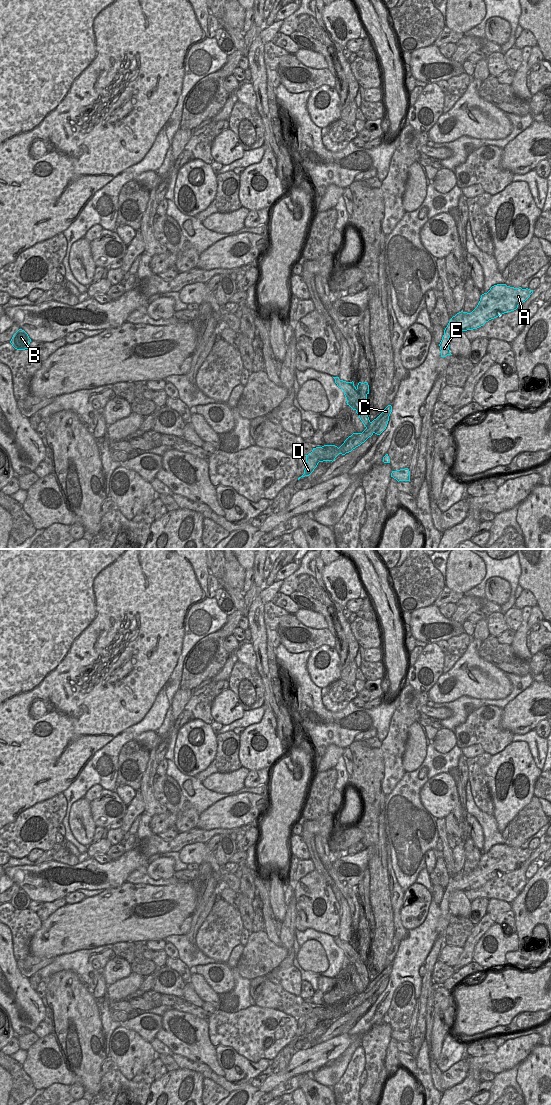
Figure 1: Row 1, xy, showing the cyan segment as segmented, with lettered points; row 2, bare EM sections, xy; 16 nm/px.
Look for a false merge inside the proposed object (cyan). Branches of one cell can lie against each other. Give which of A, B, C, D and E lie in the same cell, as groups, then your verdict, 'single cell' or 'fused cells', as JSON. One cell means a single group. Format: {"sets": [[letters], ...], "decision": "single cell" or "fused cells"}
{"sets": [["A", "C", "D", "E"], ["B"]], "decision": "fused cells"}

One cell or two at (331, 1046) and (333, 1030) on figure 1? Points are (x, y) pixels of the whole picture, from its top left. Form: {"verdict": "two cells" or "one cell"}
{"verdict": "two cells"}

